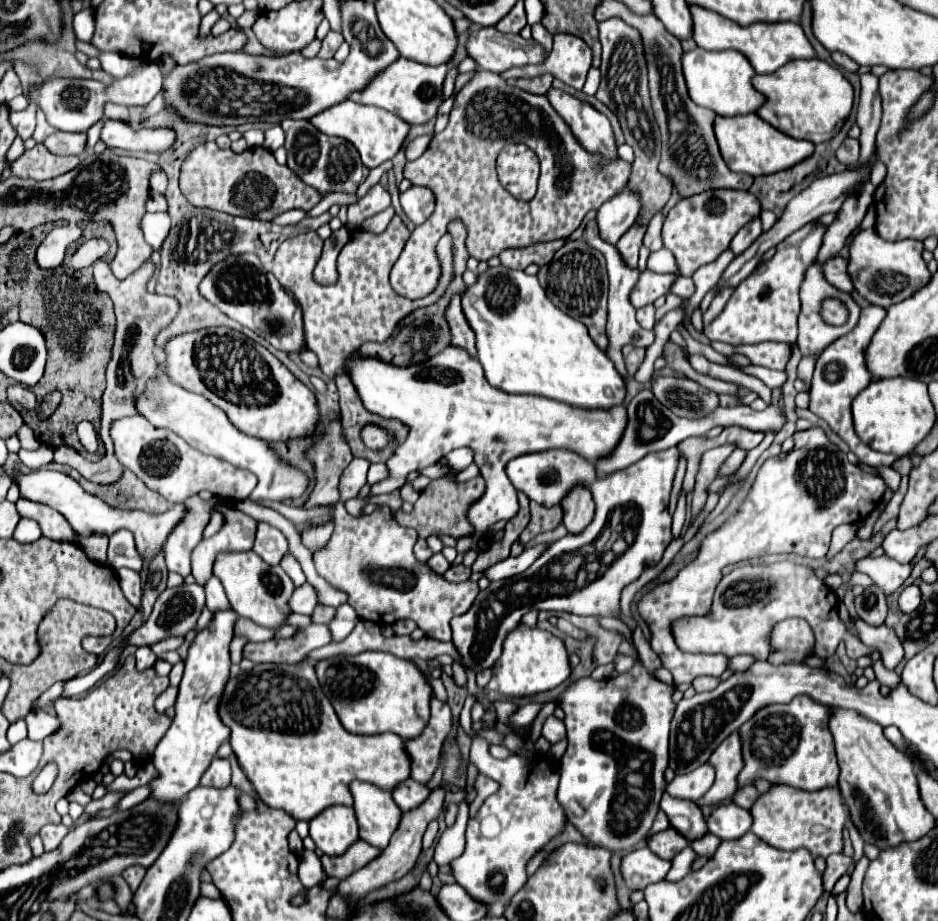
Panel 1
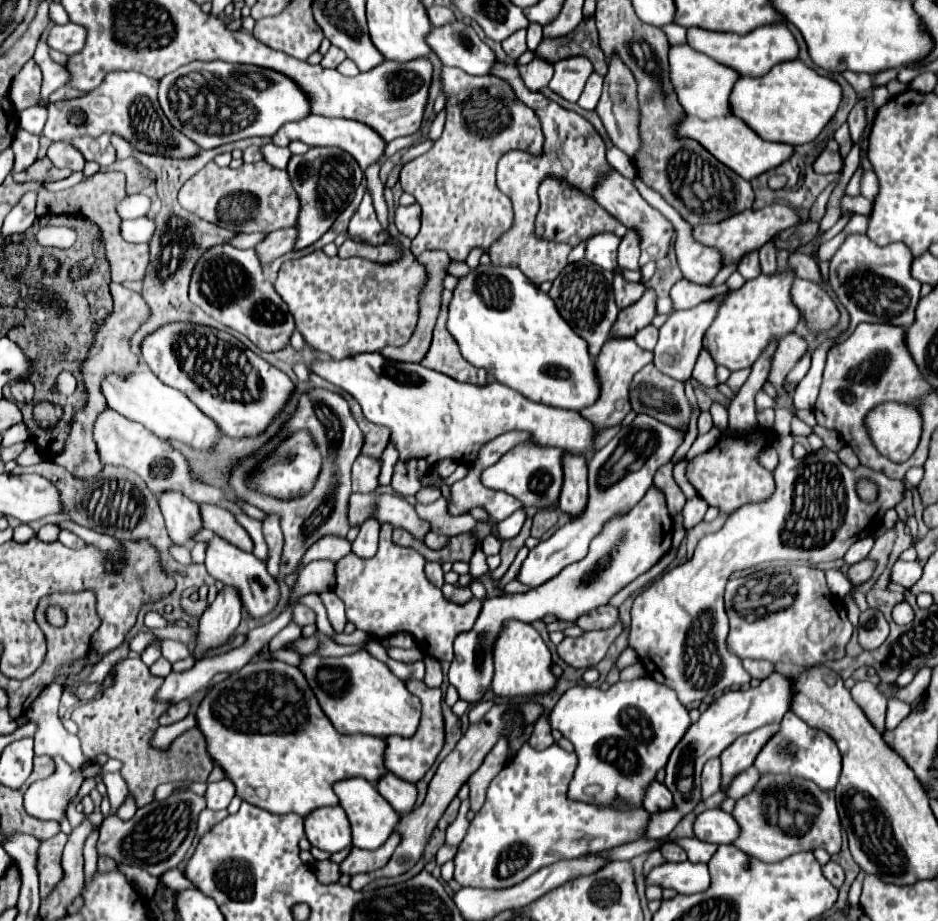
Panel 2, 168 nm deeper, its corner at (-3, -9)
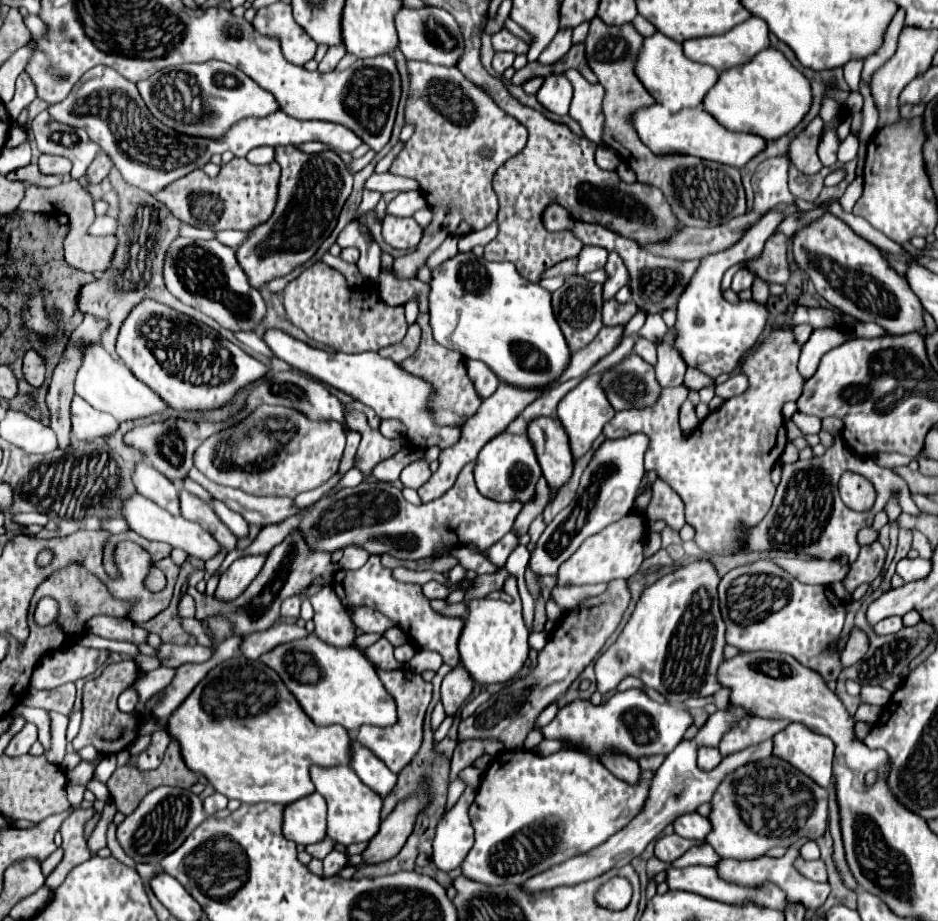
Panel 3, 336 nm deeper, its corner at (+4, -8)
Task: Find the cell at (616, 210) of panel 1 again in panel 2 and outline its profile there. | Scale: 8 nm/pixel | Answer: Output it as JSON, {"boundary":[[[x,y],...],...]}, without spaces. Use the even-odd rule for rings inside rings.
{"boundary":[[[597,234],[587,242],[587,260],[605,268],[605,270],[615,270],[617,268],[617,246],[619,238],[615,234]]]}

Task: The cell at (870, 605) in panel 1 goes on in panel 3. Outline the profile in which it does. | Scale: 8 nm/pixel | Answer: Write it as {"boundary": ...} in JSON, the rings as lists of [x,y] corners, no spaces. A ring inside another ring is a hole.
{"boundary":[[[854,627],[854,629],[850,631],[850,637],[848,637],[848,643],[846,643],[846,649],[842,651],[842,657],[840,657],[840,659],[842,659],[842,665],[848,667],[848,665],[854,665],[856,661],[860,661],[860,659],[866,655],[868,645],[870,645],[868,635],[866,635],[862,629]]]}

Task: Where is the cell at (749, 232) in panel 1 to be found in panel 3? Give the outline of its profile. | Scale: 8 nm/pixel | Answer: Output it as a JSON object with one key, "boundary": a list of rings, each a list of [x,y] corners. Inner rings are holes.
{"boundary":[[[740,269],[734,279],[732,279],[732,291],[738,293],[742,289],[750,289],[752,287],[752,281],[754,281],[754,273],[750,273],[750,269]]]}

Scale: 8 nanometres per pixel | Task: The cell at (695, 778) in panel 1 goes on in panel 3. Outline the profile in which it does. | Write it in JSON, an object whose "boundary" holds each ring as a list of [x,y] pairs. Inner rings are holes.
{"boundary":[[[700,747],[698,751],[698,767],[704,771],[712,771],[722,761],[722,755],[716,747]]]}

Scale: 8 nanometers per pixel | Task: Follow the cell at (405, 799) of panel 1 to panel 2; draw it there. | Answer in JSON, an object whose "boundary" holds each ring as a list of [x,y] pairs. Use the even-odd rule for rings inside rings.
{"boundary":[[[385,772],[379,780],[377,780],[377,790],[381,796],[387,798],[387,802],[399,812],[399,814],[407,814],[411,812],[415,800],[417,800],[417,788],[411,782],[405,782],[401,778],[397,778],[393,772]]]}

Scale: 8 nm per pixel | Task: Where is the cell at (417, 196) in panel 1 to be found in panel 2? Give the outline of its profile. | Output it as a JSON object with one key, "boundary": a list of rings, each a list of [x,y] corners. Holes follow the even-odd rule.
{"boundary":[[[417,204],[413,206],[397,206],[395,208],[395,226],[399,234],[407,238],[415,238],[421,226],[421,208]]]}

